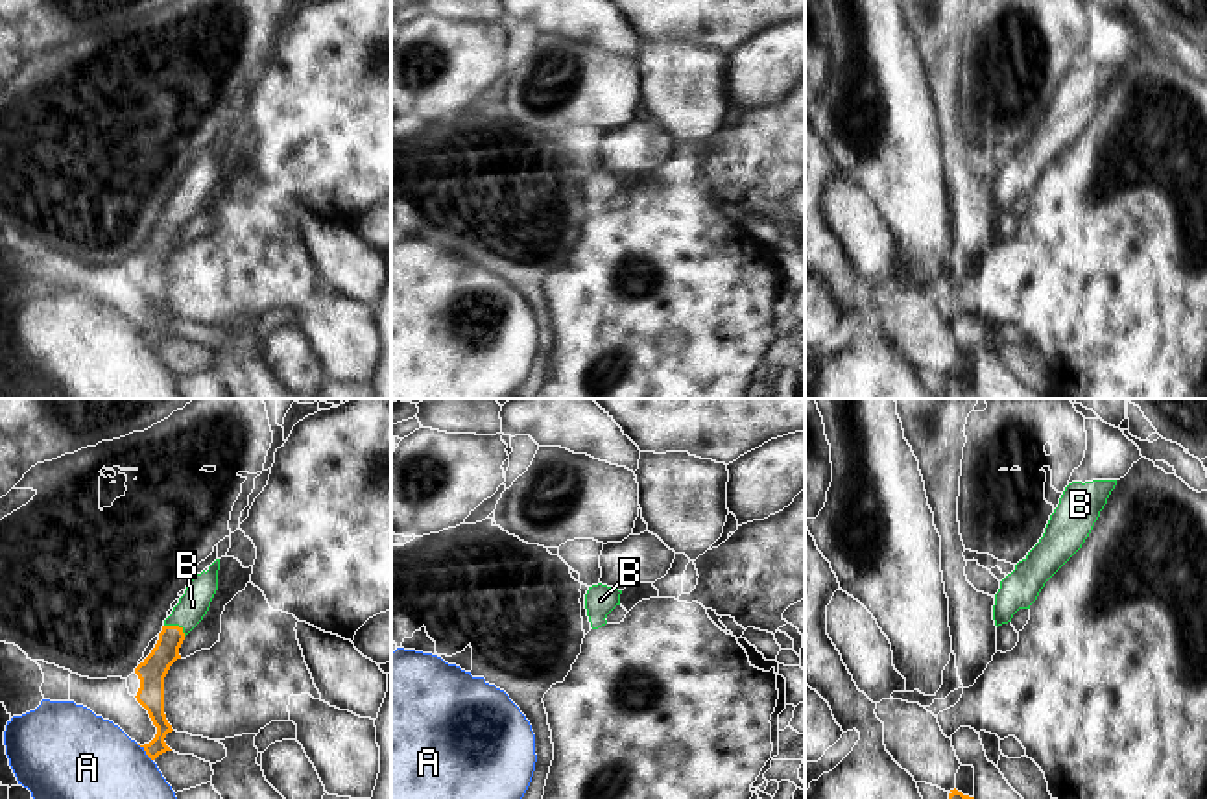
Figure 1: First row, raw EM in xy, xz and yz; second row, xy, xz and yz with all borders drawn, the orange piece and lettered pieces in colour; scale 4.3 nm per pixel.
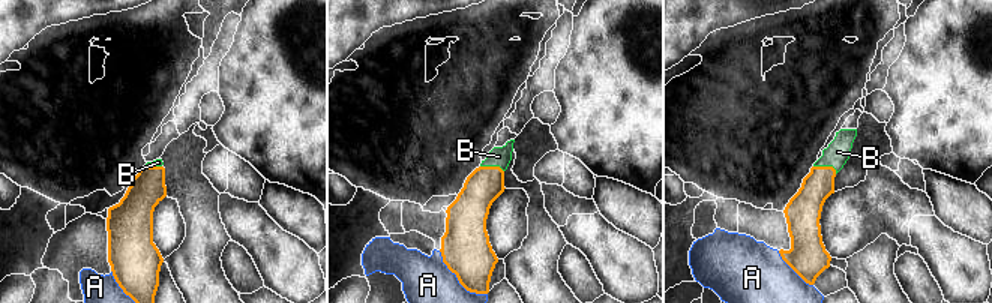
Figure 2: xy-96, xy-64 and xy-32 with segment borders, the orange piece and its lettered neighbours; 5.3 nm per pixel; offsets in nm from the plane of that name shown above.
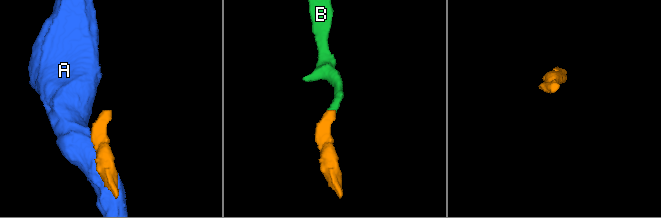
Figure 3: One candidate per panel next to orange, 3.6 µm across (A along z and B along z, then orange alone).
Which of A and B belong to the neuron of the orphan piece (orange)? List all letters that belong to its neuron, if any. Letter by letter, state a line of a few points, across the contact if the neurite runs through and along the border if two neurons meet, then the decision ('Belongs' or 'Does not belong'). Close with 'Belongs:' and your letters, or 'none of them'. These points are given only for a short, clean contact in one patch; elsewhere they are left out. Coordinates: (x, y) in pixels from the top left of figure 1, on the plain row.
A: Does not belong
B: Line: xy (152, 259), (167, 238), (176, 213), (192, 192). Belongs
Belongs: B

